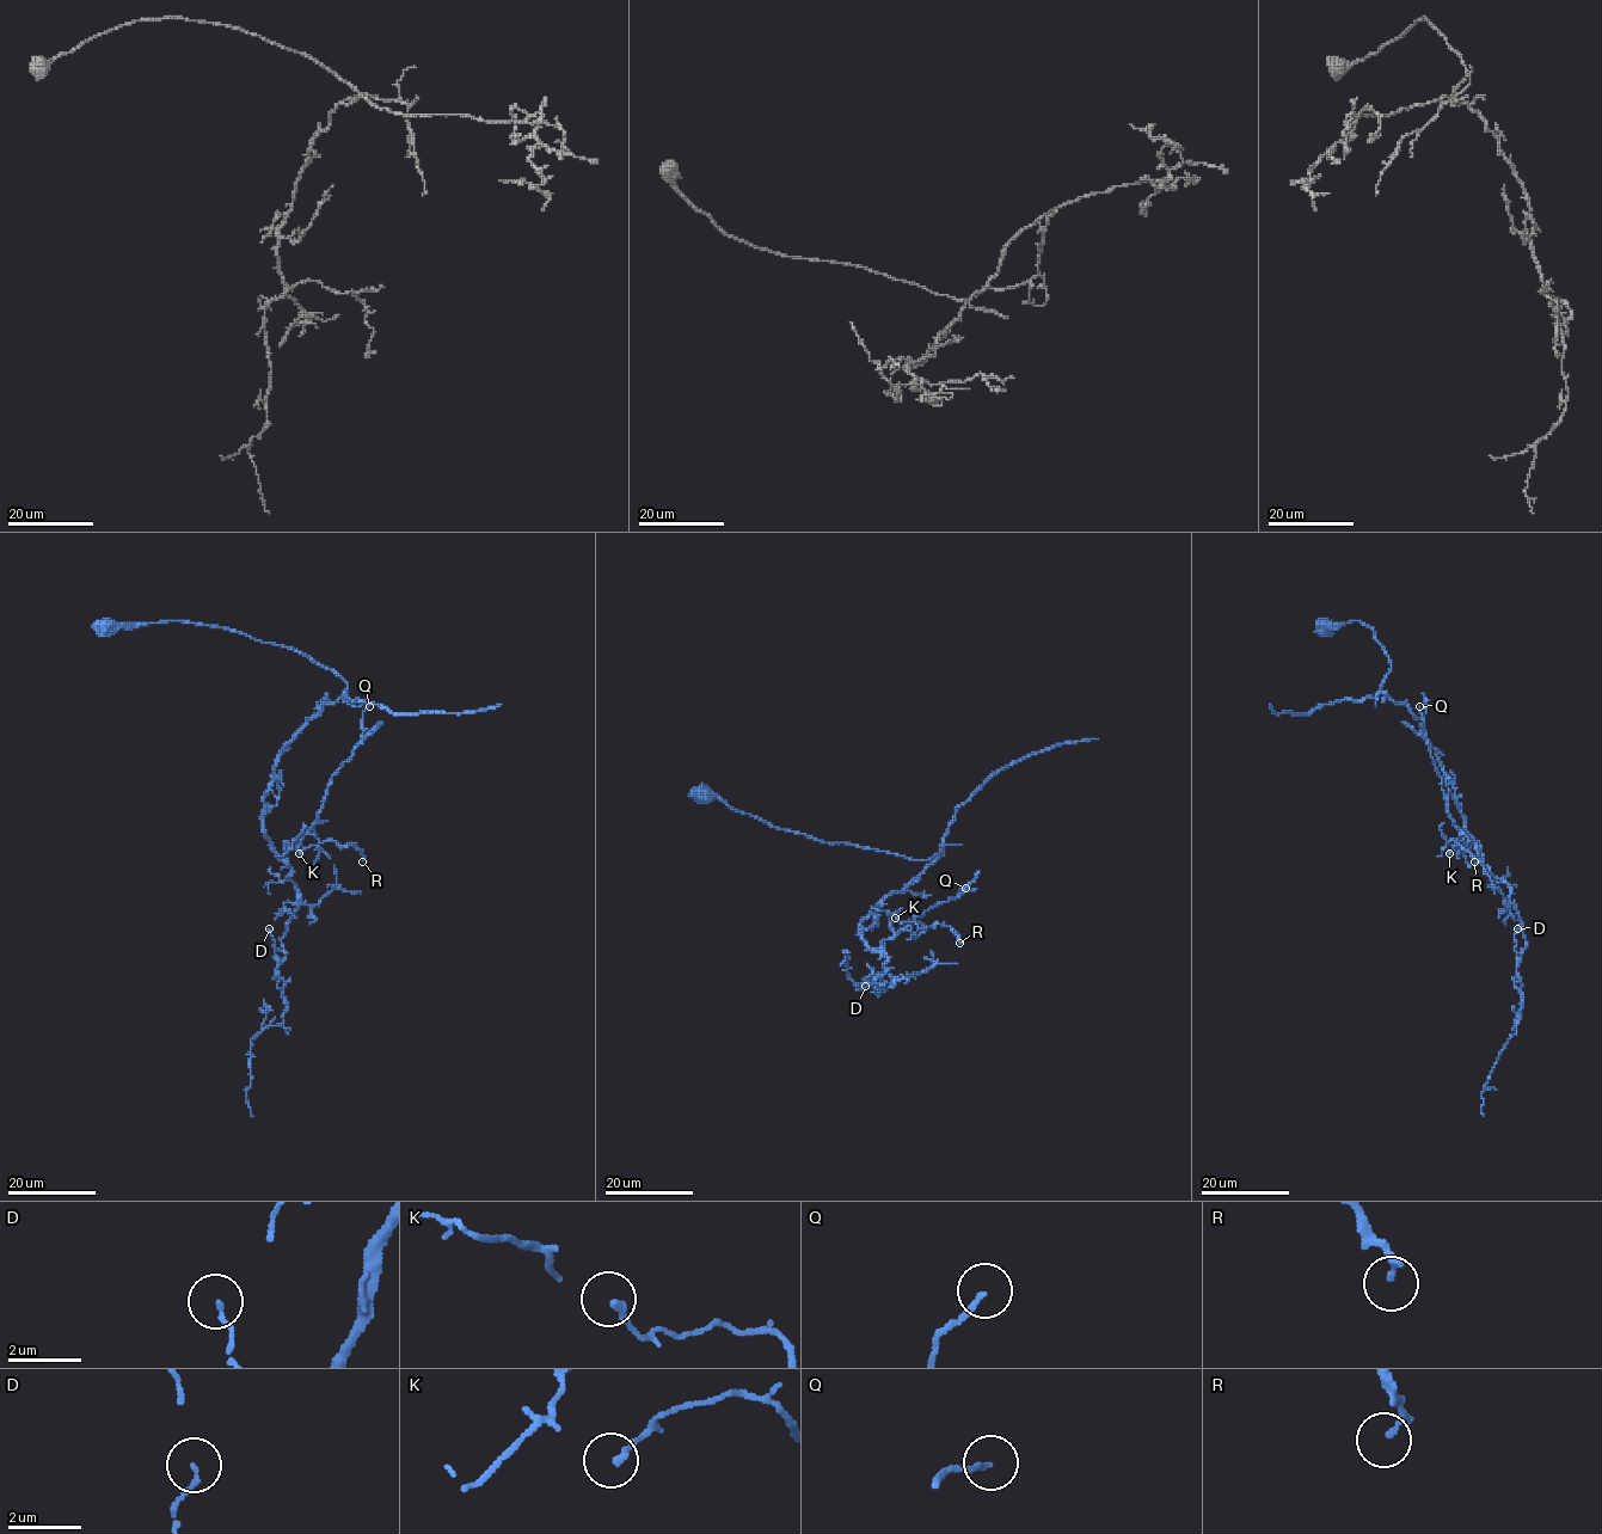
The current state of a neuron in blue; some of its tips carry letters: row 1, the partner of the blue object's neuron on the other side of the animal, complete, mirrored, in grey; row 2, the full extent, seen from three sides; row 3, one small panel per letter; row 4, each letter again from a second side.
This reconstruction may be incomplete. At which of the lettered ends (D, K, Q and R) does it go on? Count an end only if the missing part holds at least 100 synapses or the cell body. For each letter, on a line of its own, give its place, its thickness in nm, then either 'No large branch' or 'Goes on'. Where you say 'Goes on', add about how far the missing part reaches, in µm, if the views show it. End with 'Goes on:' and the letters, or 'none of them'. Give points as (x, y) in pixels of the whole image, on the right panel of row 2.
D: Place: (1517, 928). Thickness 120 nm. No large branch
K: Place: (1449, 853). Thickness 180 nm. No large branch
Q: Place: (1419, 706). Thickness 140 nm. No large branch
R: Place: (1474, 861). Thickness 180 nm. No large branch
Goes on: none of them

